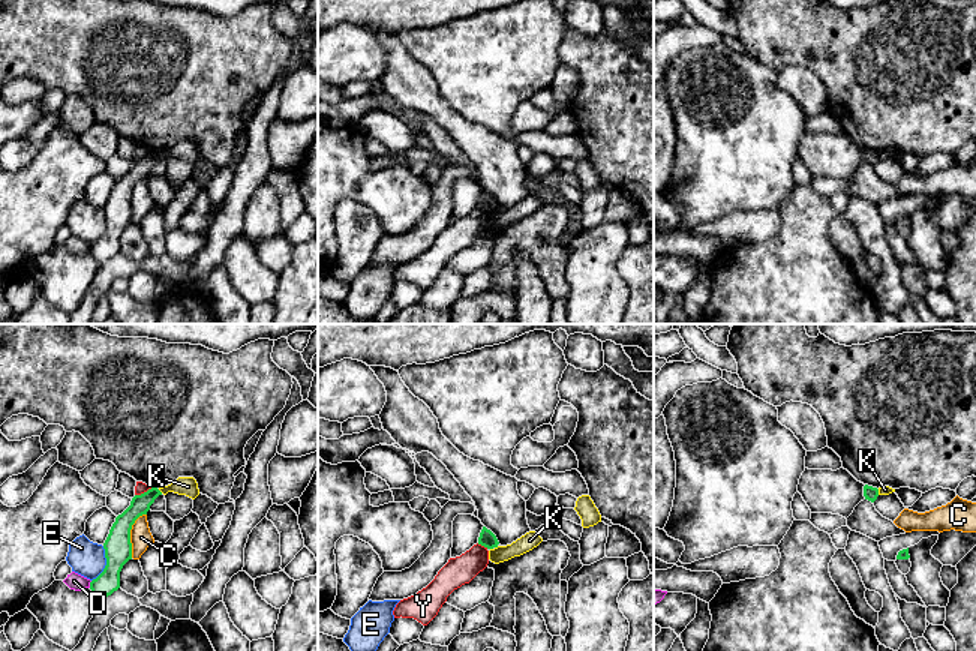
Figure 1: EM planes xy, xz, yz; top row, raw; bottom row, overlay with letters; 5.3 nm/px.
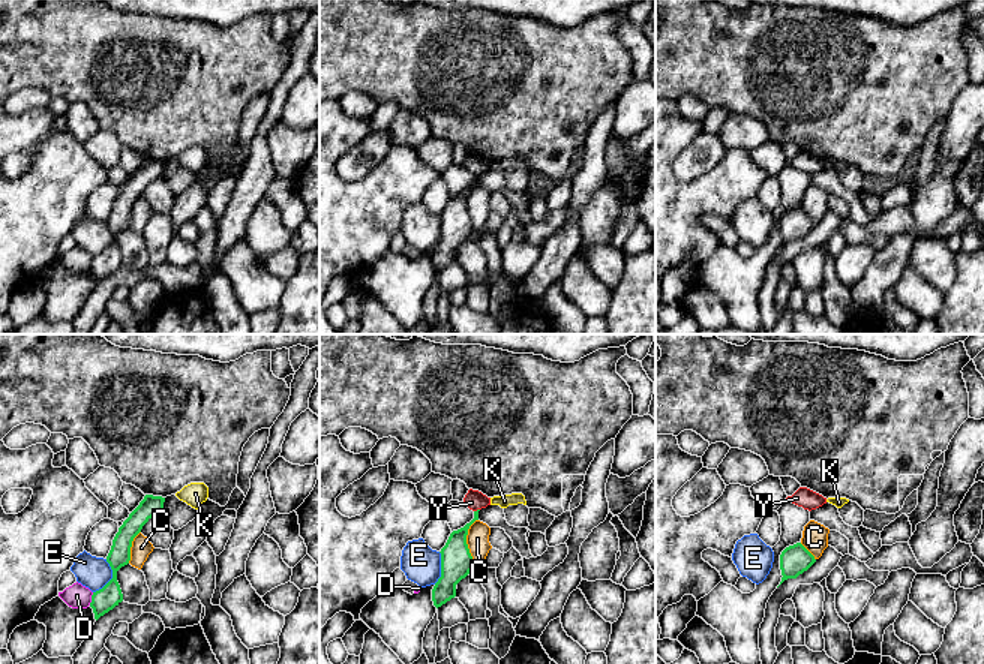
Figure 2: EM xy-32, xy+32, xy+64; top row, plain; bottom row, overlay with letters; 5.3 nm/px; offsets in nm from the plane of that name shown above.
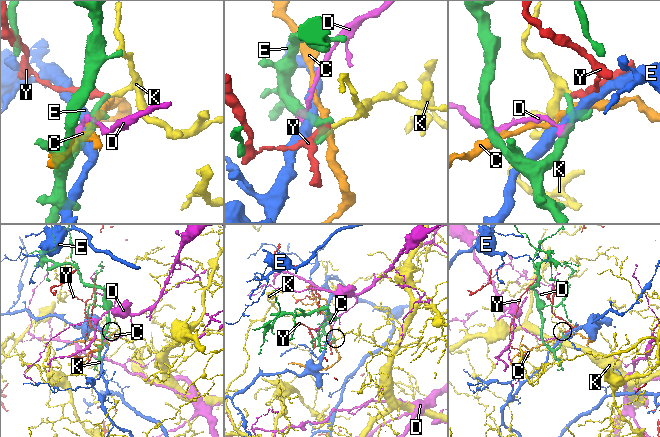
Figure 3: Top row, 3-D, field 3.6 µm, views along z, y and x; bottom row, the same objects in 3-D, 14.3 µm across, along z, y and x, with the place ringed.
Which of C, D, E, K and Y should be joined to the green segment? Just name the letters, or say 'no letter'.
no letter

